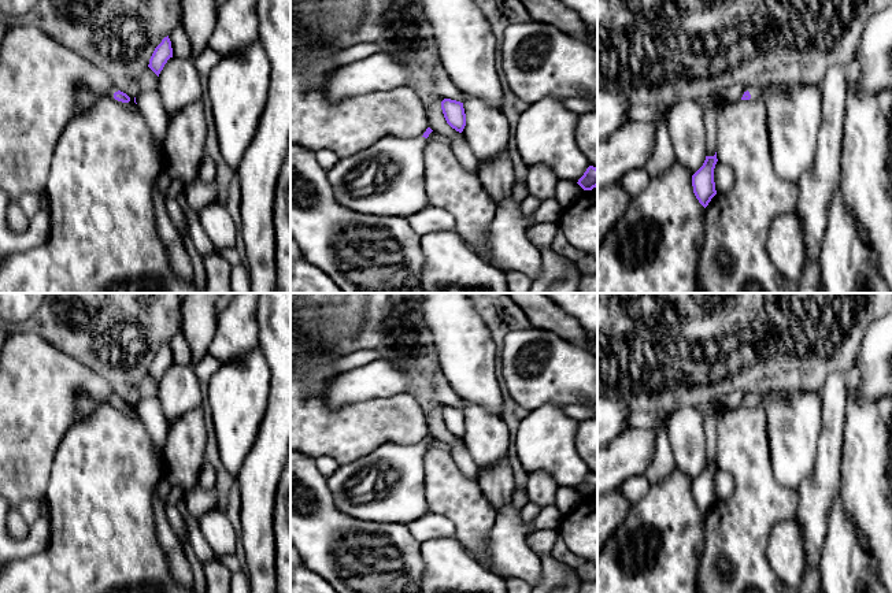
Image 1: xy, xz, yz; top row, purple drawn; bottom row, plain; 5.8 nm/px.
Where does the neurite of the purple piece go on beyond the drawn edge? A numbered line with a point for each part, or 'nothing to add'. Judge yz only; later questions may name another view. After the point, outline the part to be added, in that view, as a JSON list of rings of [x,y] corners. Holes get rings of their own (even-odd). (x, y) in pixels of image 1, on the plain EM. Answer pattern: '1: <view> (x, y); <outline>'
1: yz (794, 415); [[[767,389],[751,393],[748,399],[751,405],[762,404],[766,409],[771,468],[777,482],[797,490],[817,463],[822,430],[819,389]]]

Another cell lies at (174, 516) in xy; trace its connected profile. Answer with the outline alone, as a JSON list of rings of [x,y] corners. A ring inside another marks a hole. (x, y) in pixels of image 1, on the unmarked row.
[[[166,505],[164,509],[166,509],[166,516],[167,516],[169,525],[174,530],[175,535],[184,544],[188,544],[186,523],[179,511],[179,507],[178,505]]]

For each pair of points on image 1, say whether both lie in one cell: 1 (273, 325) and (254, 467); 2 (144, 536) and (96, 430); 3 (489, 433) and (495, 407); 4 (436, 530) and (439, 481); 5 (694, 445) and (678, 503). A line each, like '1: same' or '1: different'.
1: same
2: same
3: different
4: different
5: different

